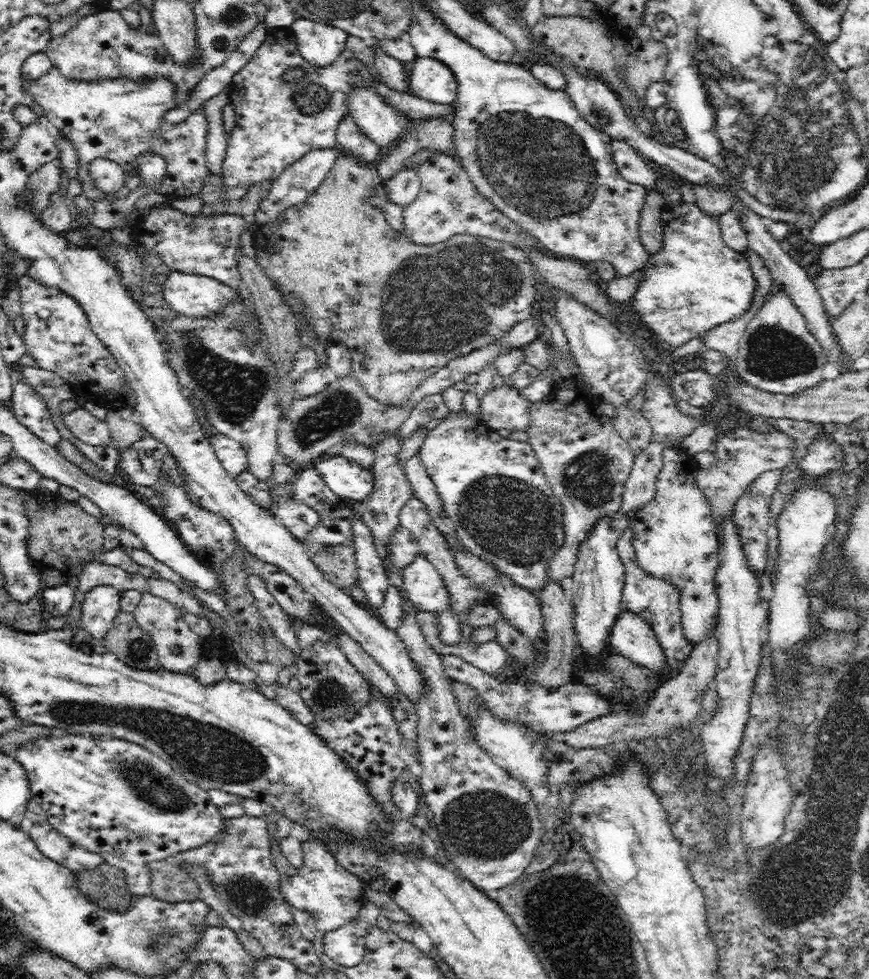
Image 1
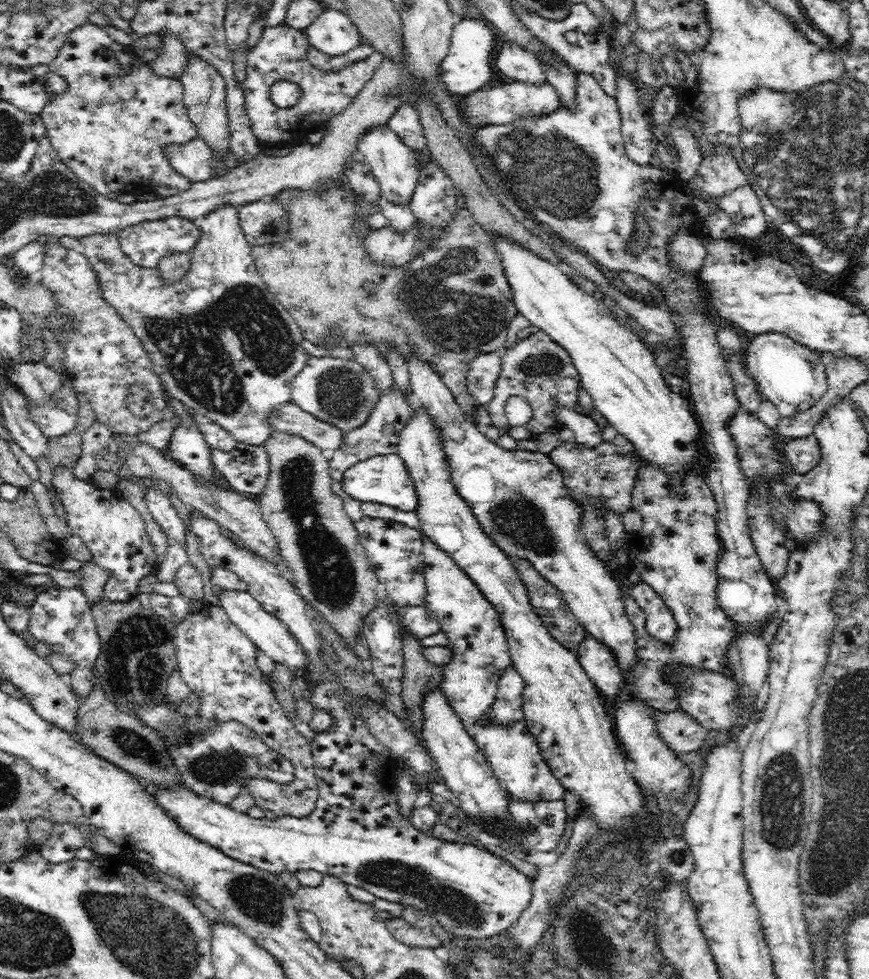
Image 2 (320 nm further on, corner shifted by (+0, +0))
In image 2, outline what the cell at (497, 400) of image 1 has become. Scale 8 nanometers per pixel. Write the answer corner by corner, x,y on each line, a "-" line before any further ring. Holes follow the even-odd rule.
539,330
527,338
517,339
506,350
501,351
501,371
496,381
493,397
485,406
492,418
492,424
498,430
508,428
505,415
505,404
509,396
523,396
533,410
532,419
528,422
526,439
534,440
537,435
549,429
561,430
564,424
554,412
554,404
574,409
578,404
578,386
581,380
578,369
572,363
570,353
554,342
547,332

